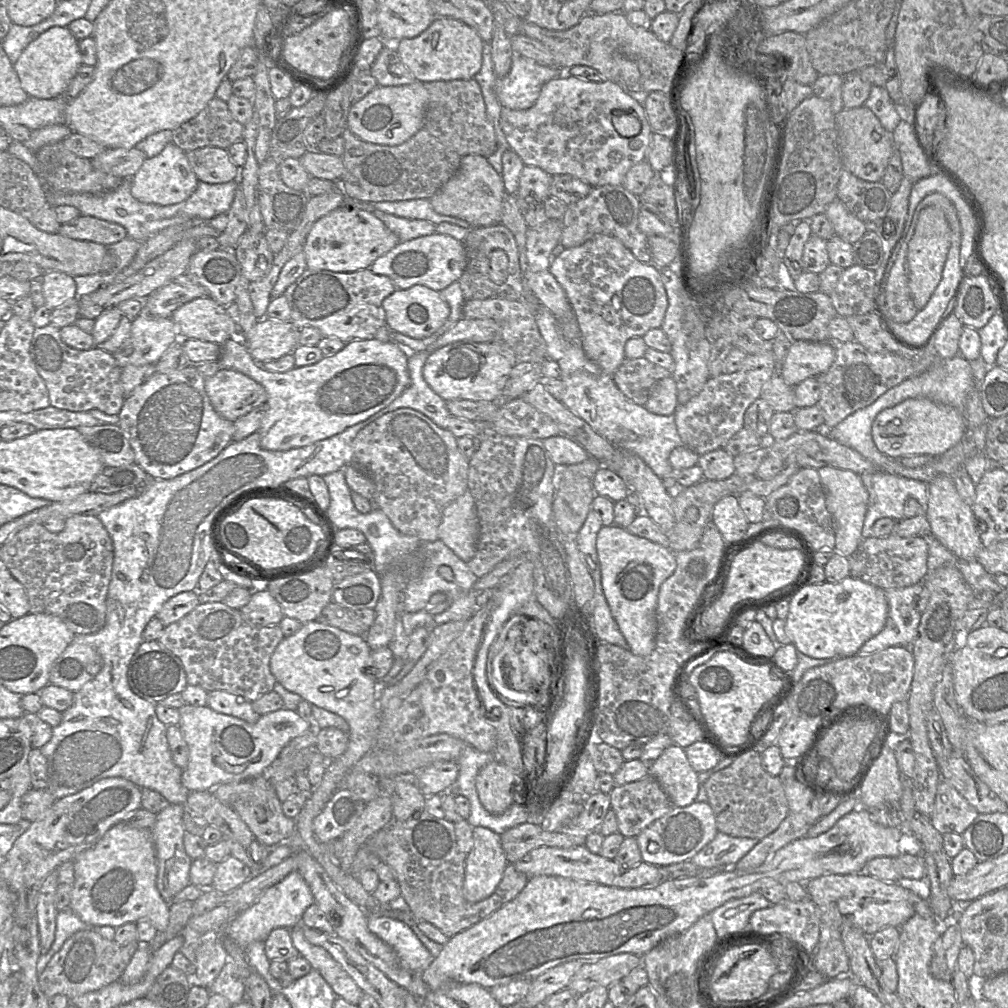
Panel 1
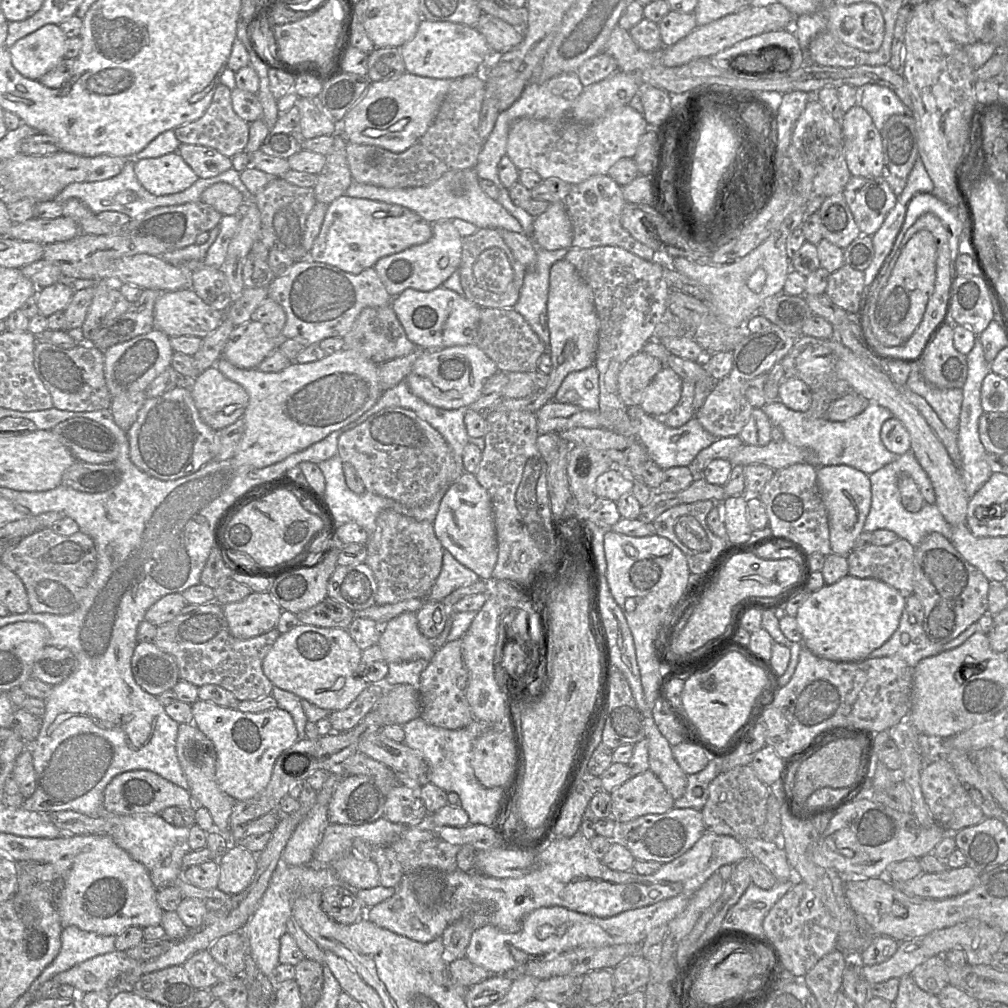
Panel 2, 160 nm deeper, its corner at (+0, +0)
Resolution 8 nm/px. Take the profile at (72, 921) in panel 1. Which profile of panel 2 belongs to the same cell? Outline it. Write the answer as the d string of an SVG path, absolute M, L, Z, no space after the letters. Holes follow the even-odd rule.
M76 926L62 929L61 948L54 960L47 965L29 987L34 994L47 980L96 956L116 951L116 936L103 936L86 932Z

